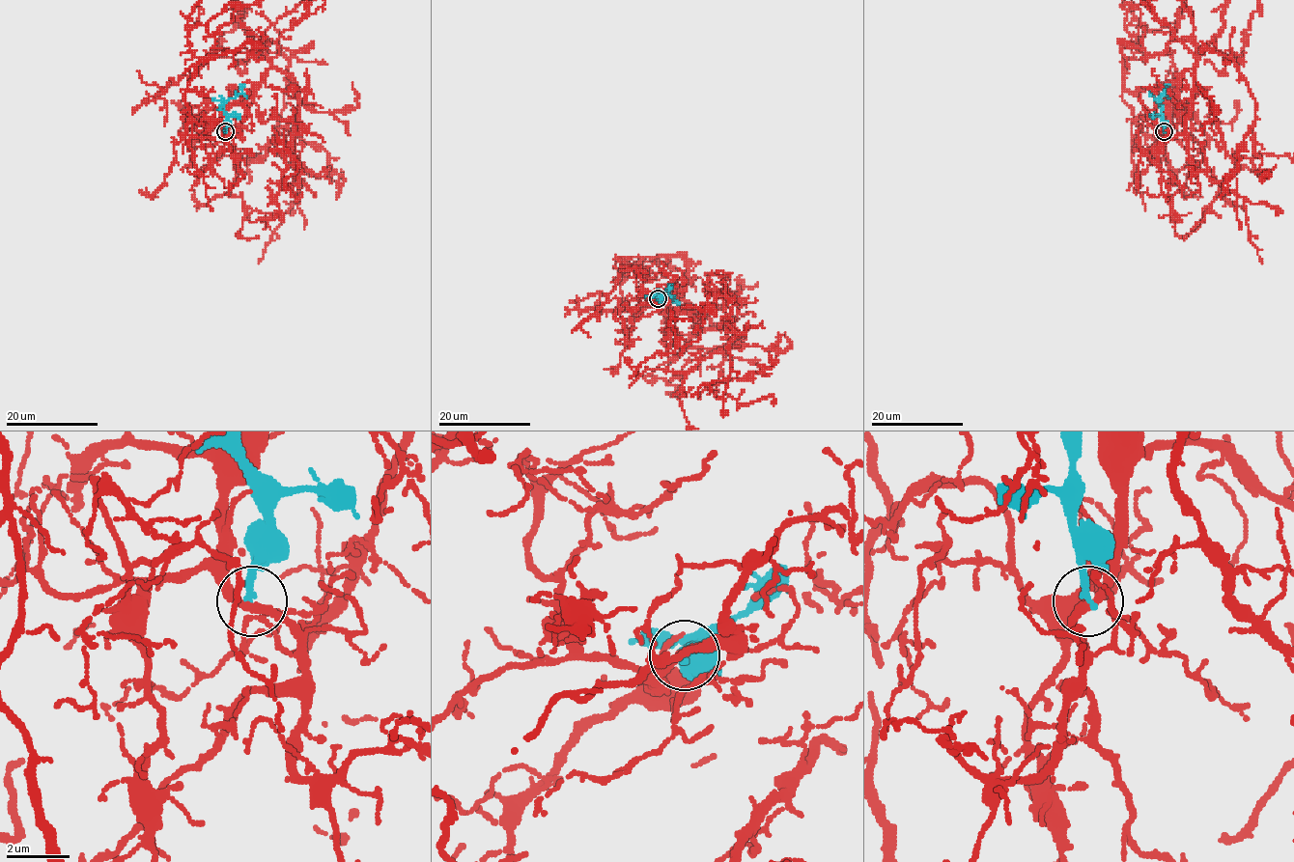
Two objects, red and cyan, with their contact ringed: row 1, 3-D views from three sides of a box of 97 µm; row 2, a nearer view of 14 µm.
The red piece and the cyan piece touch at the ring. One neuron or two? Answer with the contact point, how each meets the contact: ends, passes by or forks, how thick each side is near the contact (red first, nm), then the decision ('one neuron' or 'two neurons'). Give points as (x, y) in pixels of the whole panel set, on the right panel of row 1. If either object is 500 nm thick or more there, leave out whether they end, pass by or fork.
(1164, 131) | red passes by | cyan ends | 280/240 nm | two neurons

